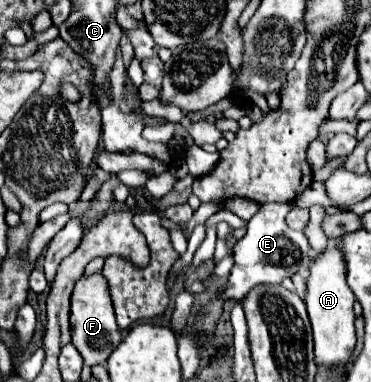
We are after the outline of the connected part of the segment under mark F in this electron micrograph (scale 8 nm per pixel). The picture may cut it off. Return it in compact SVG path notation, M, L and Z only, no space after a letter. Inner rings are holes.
M100 272L76 280L72 292L70 332L72 332L72 344L82 354L86 366L104 364L108 356L116 350L116 346L122 342L122 334L116 324L116 316L112 308L112 298L108 296L108 282L104 280L104 276L100 276Z

